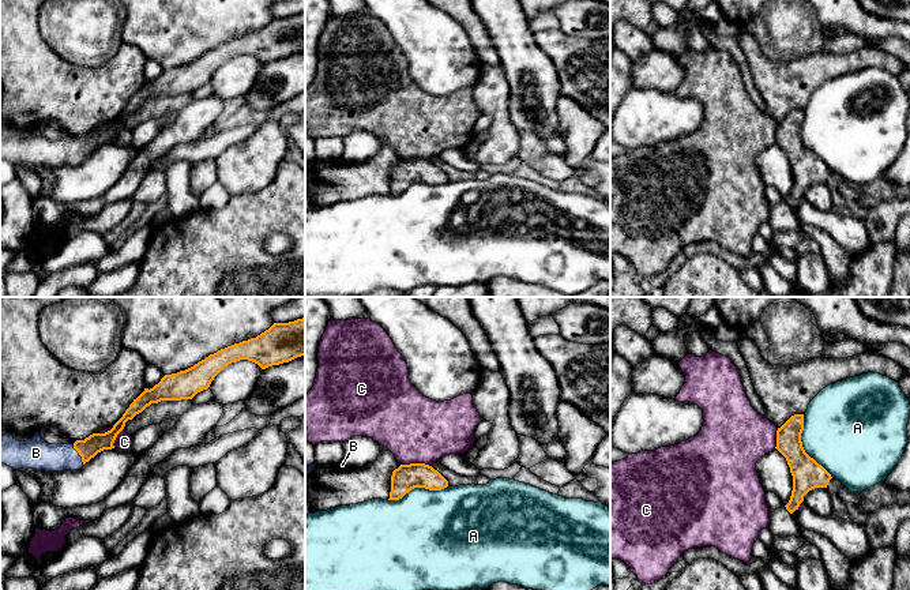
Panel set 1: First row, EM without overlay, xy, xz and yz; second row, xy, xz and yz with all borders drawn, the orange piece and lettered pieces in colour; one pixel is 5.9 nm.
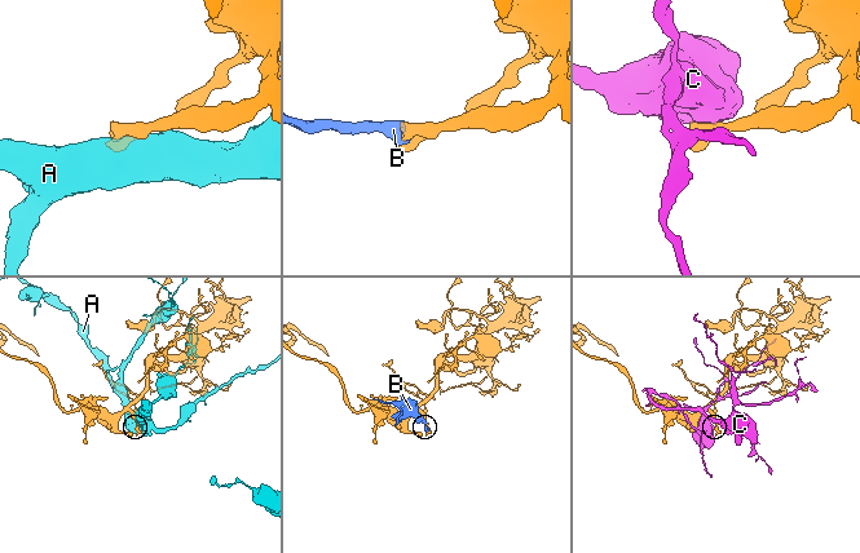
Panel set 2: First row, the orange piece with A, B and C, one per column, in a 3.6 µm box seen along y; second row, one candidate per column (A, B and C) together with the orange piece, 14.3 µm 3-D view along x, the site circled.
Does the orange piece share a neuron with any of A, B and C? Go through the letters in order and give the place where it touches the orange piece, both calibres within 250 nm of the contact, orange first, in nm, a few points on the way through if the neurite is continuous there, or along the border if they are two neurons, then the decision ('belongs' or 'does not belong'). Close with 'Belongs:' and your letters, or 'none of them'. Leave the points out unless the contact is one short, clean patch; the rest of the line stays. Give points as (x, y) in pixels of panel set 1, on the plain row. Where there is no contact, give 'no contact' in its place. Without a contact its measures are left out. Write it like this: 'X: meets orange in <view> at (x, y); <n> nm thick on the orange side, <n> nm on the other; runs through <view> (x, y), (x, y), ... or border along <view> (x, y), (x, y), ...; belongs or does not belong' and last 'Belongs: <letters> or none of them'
A: meets orange in yz at (803, 142); 180 nm thick on the orange side, 460 nm on the other; does not belong
B: meets orange in xy at (79, 149); 120 nm thick on the orange side, 180 nm on the other; runs through xy (87, 143), (79, 149), (37, 149); belongs
C: meets orange in xz at (416, 158); 160 nm thick on the orange side, 400 nm on the other; border along xz (402, 158), (427, 158), (429, 161); does not belong
Belongs: B

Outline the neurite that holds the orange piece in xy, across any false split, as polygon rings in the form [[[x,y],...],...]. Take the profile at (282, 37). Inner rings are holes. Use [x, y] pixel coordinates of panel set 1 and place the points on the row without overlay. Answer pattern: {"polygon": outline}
{"polygon": [[[305,12],[289,18],[274,18],[256,33],[221,44],[185,65],[165,69],[153,83],[144,83],[105,128],[93,128],[74,139],[48,139],[40,127],[27,136],[16,135],[11,127],[5,128],[0,132],[0,158],[14,165],[80,165],[98,147],[114,143],[113,138],[125,117],[151,98],[192,94],[198,87],[207,84],[225,61],[240,55],[252,56],[266,64],[301,50],[305,50]]]}

